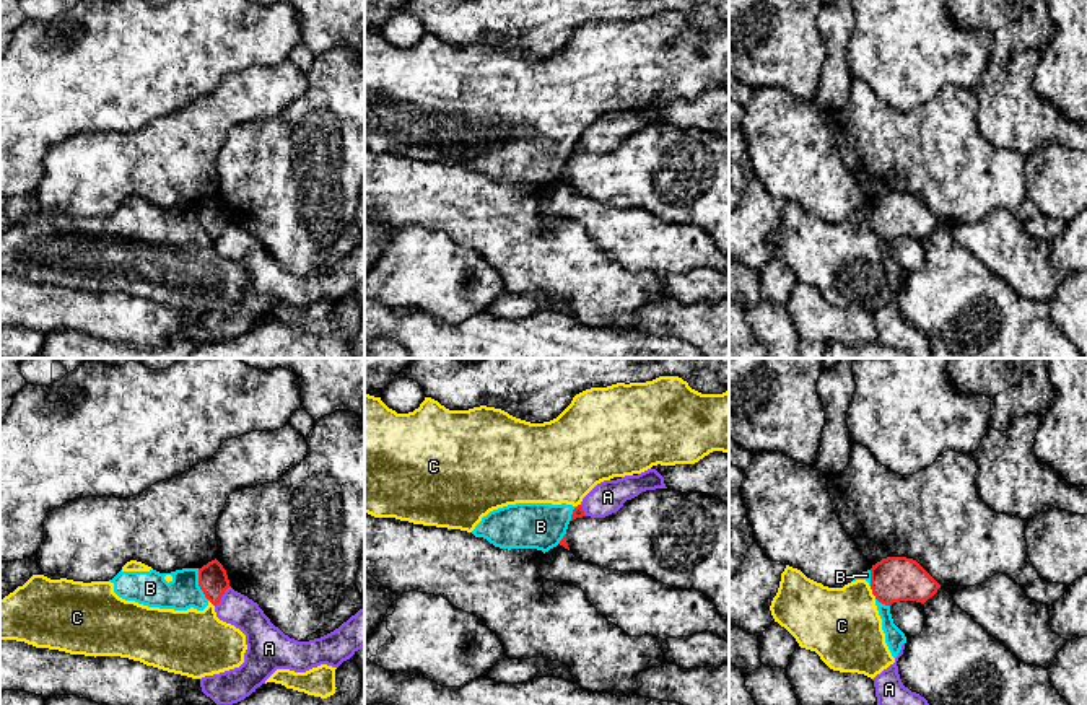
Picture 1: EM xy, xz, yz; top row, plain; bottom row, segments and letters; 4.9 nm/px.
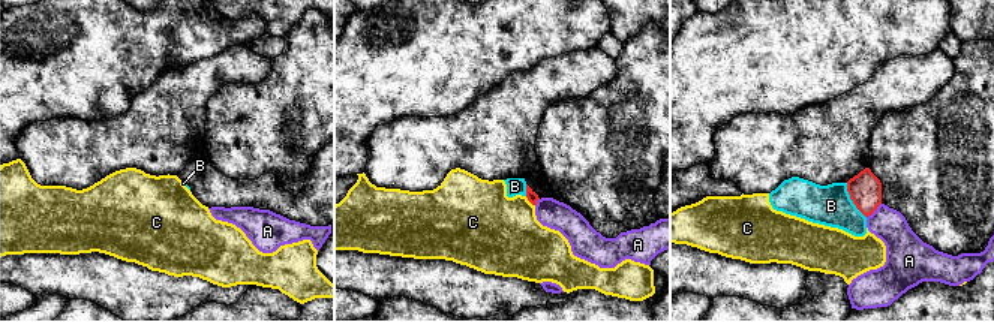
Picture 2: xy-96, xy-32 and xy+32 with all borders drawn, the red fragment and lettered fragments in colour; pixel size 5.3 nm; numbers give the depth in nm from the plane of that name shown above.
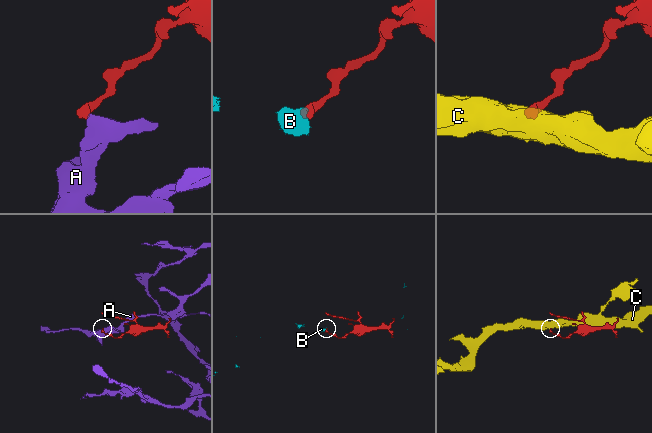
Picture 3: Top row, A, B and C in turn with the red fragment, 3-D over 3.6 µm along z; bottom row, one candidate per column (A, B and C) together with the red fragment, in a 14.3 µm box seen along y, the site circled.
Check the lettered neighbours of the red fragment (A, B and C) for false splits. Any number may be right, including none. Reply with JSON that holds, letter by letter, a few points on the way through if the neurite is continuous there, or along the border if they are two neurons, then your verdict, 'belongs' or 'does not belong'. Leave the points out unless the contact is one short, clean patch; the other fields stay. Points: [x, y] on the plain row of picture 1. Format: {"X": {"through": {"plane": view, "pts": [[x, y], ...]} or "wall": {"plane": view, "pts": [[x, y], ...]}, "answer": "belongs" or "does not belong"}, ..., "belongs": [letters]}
{"A": {"wall": {"plane": "xy", "pts": [[230, 222], [215, 241]]}, "answer": "does not belong"}, "B": {"wall": {"plane": "xy", "pts": [[197, 204], [197, 220], [209, 235]]}, "answer": "does not belong"}, "C": {"wall": {"plane": "yz", "pts": [[869, 222], [876, 233]]}, "answer": "does not belong"}, "belongs": []}

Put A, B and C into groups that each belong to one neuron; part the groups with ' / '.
A / B C

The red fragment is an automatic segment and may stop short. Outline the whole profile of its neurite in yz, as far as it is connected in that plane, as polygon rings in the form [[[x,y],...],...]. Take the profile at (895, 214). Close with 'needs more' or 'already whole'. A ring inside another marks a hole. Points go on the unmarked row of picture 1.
[[[887,192],[871,204],[871,225],[885,241],[900,236],[924,239],[941,220],[913,194]]]; already whole

